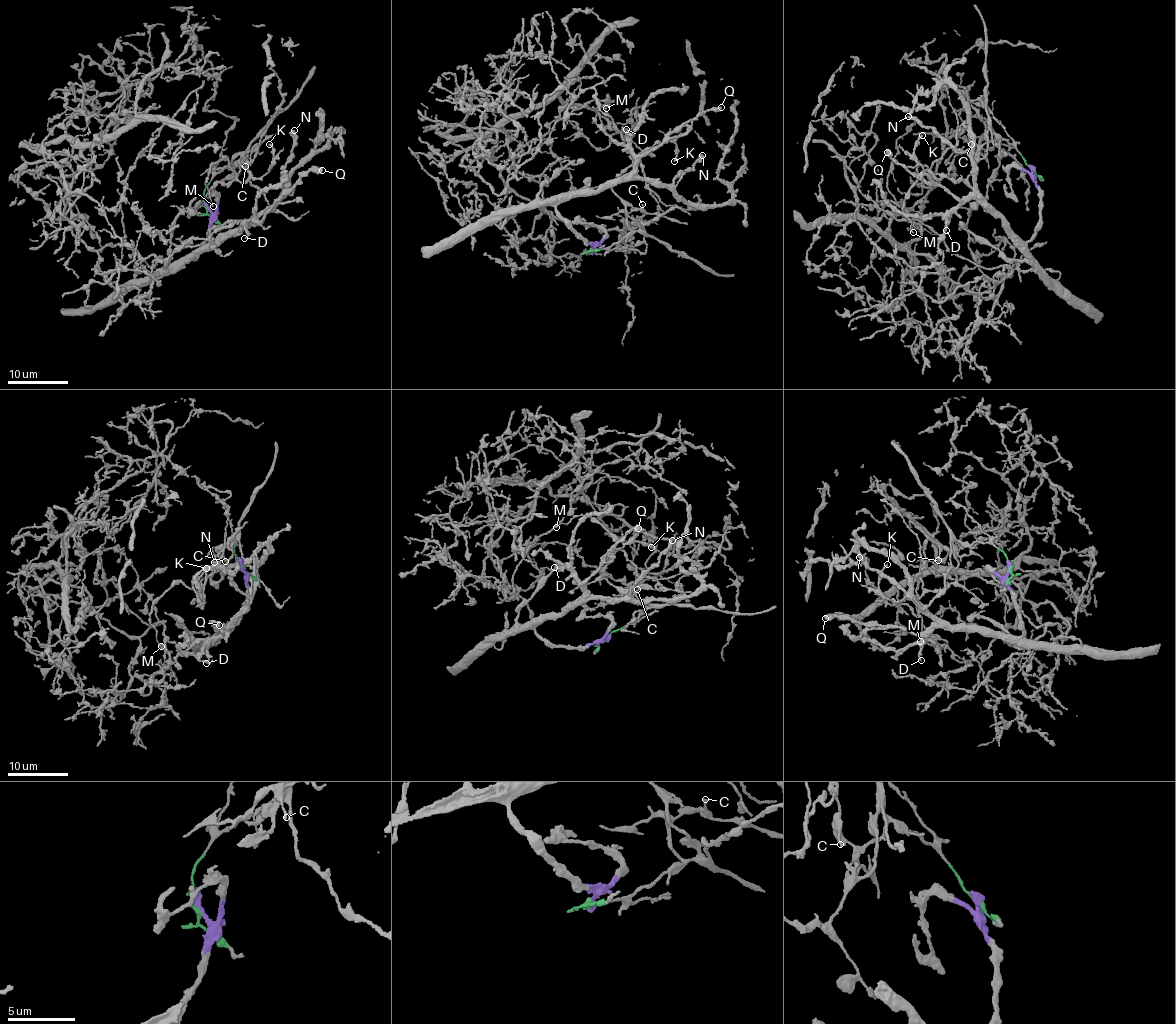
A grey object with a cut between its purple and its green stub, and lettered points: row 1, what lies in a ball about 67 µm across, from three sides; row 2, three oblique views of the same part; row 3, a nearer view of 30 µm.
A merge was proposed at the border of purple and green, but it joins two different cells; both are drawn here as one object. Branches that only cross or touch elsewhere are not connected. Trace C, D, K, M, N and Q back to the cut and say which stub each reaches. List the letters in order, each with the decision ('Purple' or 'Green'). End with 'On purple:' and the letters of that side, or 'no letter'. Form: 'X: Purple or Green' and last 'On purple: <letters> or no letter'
C: Green
D: Purple
K: Green
M: Green
N: Purple
Q: Purple
On purple: D, N, Q

